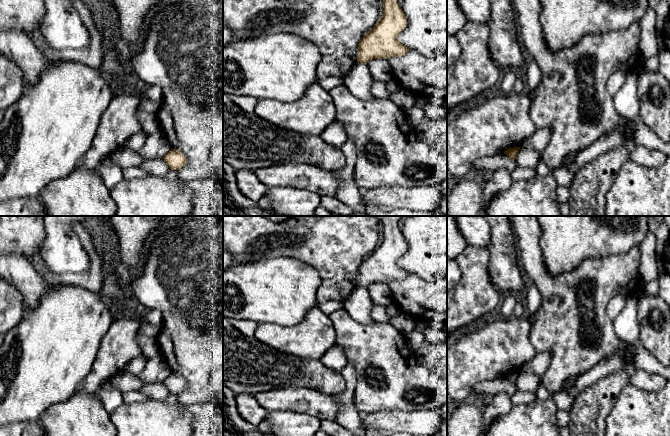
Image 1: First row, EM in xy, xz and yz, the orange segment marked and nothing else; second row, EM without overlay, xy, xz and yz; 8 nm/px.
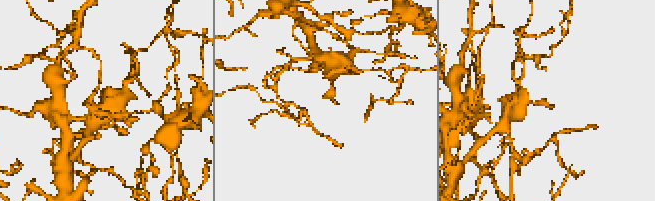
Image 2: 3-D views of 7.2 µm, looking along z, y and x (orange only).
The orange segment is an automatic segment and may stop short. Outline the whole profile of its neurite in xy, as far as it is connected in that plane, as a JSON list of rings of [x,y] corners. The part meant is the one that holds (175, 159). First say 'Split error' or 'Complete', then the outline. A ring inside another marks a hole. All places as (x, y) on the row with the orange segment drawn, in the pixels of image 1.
Complete. [[[171,149],[165,156],[164,161],[172,170],[179,170],[185,166],[187,159],[185,155],[177,149]]]

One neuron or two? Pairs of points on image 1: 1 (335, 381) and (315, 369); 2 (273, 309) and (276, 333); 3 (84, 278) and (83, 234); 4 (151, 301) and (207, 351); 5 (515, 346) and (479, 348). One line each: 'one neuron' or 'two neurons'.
1: one neuron
2: two neurons
3: one neuron
4: one neuron
5: one neuron

